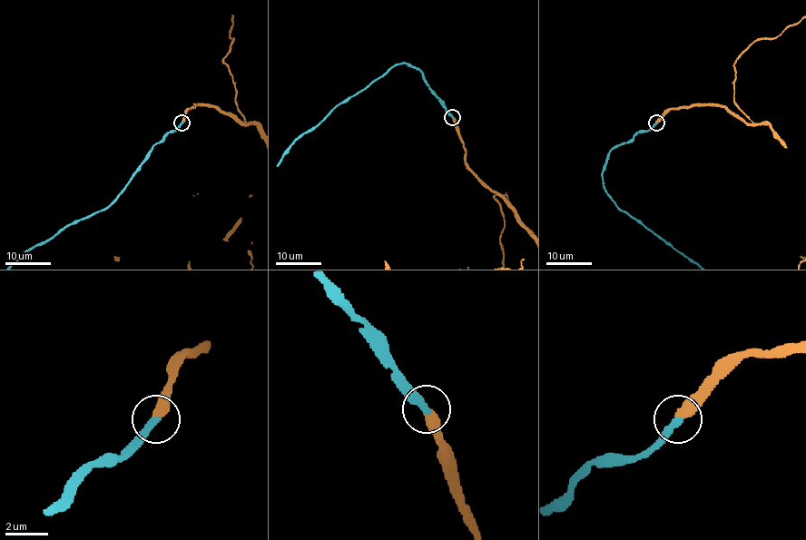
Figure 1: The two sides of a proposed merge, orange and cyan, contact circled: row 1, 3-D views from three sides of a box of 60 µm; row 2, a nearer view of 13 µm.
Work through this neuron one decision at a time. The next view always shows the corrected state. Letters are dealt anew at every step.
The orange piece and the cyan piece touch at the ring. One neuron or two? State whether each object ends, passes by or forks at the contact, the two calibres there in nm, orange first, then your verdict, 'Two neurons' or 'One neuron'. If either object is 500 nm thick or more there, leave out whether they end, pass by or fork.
At the ring orange ends. At the ring cyan ends. Thickness 460 nm (orange) against 360 nm. One neuron

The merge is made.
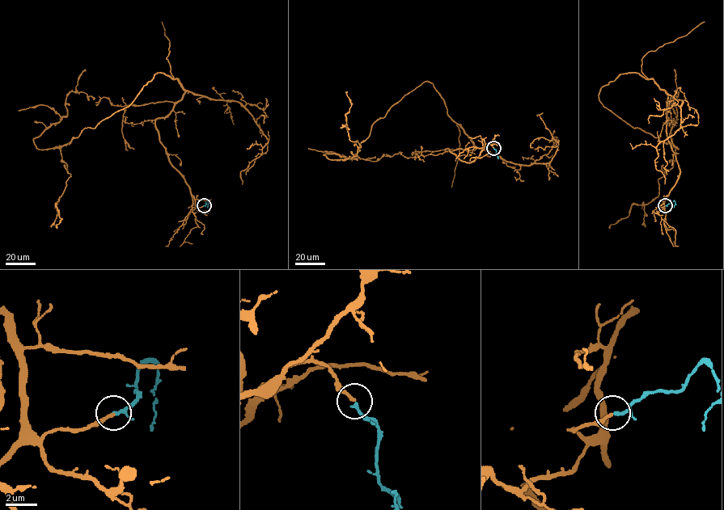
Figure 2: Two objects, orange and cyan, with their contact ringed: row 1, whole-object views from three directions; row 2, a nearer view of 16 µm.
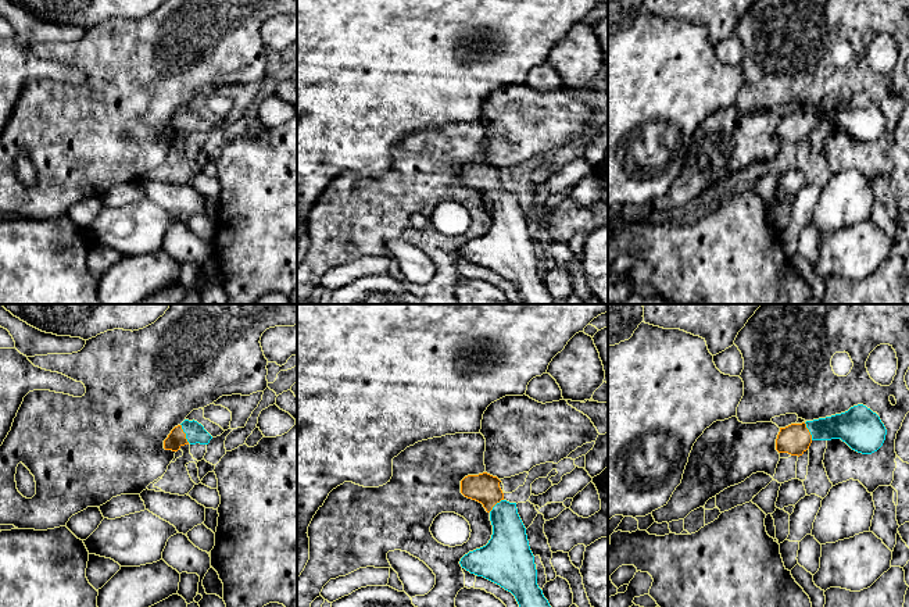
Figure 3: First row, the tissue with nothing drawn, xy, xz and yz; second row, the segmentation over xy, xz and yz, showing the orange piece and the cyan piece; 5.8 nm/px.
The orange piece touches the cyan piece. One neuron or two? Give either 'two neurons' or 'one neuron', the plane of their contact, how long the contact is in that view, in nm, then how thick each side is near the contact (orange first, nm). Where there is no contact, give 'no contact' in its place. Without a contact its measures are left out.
one neuron | xy | 120 nm | 100/110 nm

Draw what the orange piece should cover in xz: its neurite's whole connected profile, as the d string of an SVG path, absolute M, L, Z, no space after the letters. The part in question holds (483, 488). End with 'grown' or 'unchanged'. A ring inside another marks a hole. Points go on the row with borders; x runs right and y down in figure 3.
M487 472L461 481L461 493L482 503L490 514L493 535L486 546L465 554L459 564L511 592L519 607L551 607L537 585L534 556L516 503L504 499L500 482Z; grown

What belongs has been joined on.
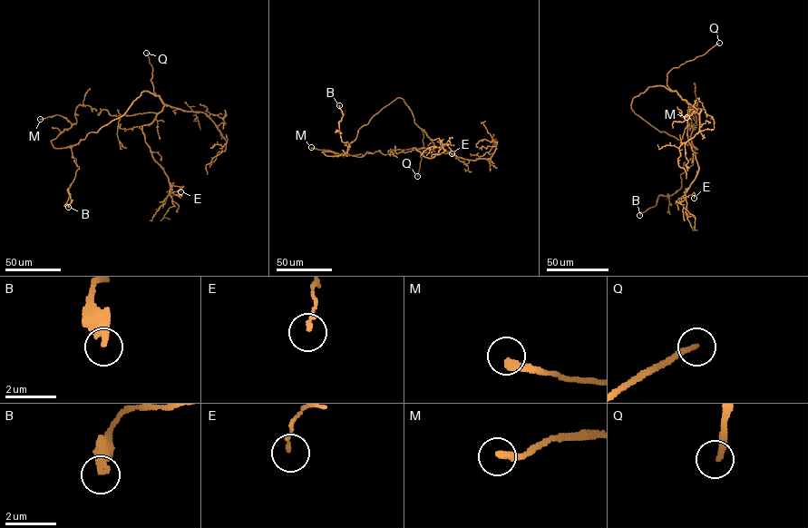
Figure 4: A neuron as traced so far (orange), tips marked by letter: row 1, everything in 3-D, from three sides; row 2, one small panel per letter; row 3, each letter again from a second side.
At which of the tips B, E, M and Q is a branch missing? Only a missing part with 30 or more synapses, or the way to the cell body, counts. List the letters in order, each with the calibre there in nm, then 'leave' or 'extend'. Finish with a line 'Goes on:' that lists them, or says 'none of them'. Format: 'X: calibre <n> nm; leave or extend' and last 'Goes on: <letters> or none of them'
B: calibre 400 nm; leave
E: calibre 140 nm; leave
M: calibre 300 nm; leave
Q: calibre 240 nm; extend
Goes on: Q

